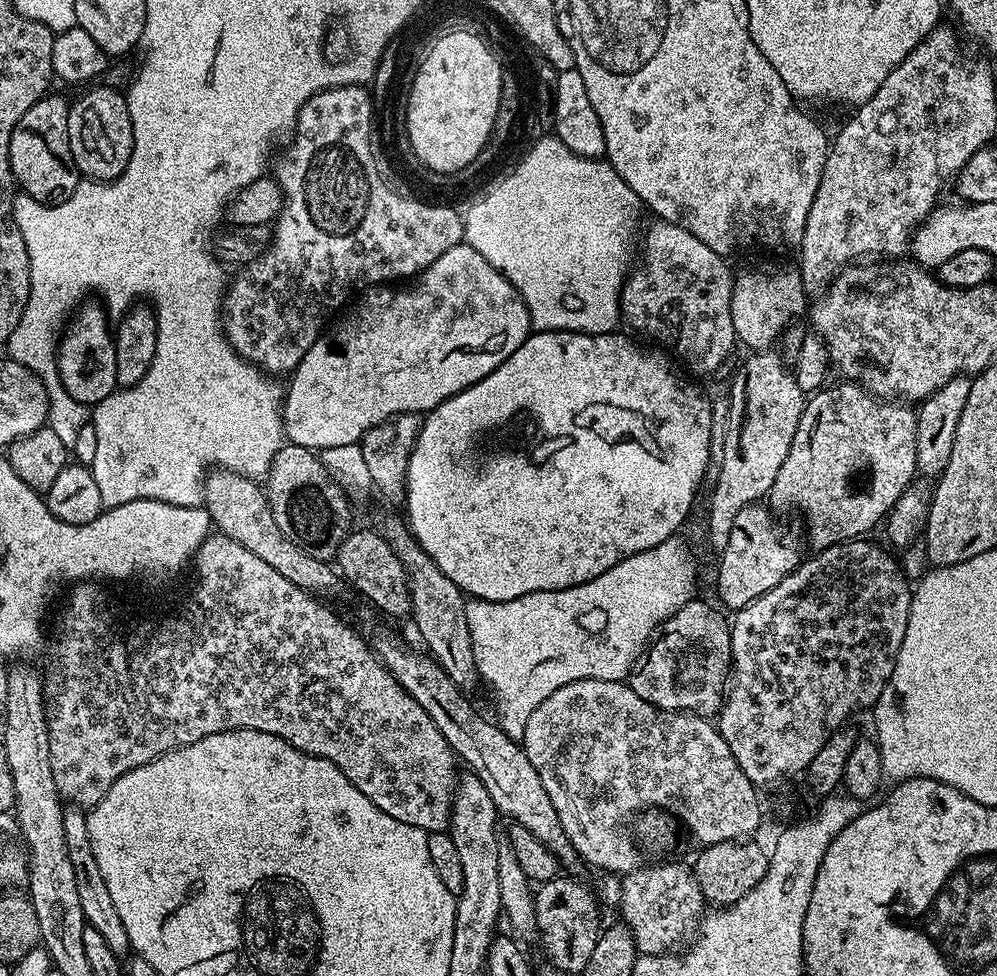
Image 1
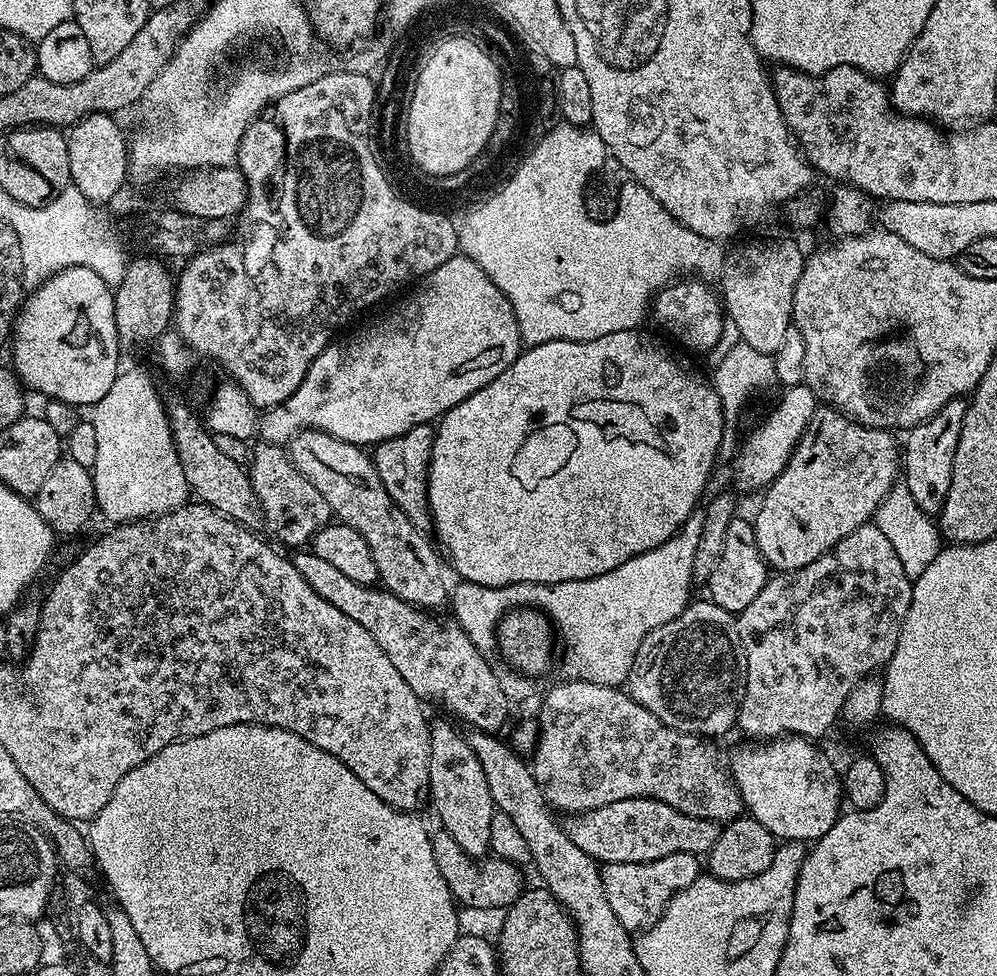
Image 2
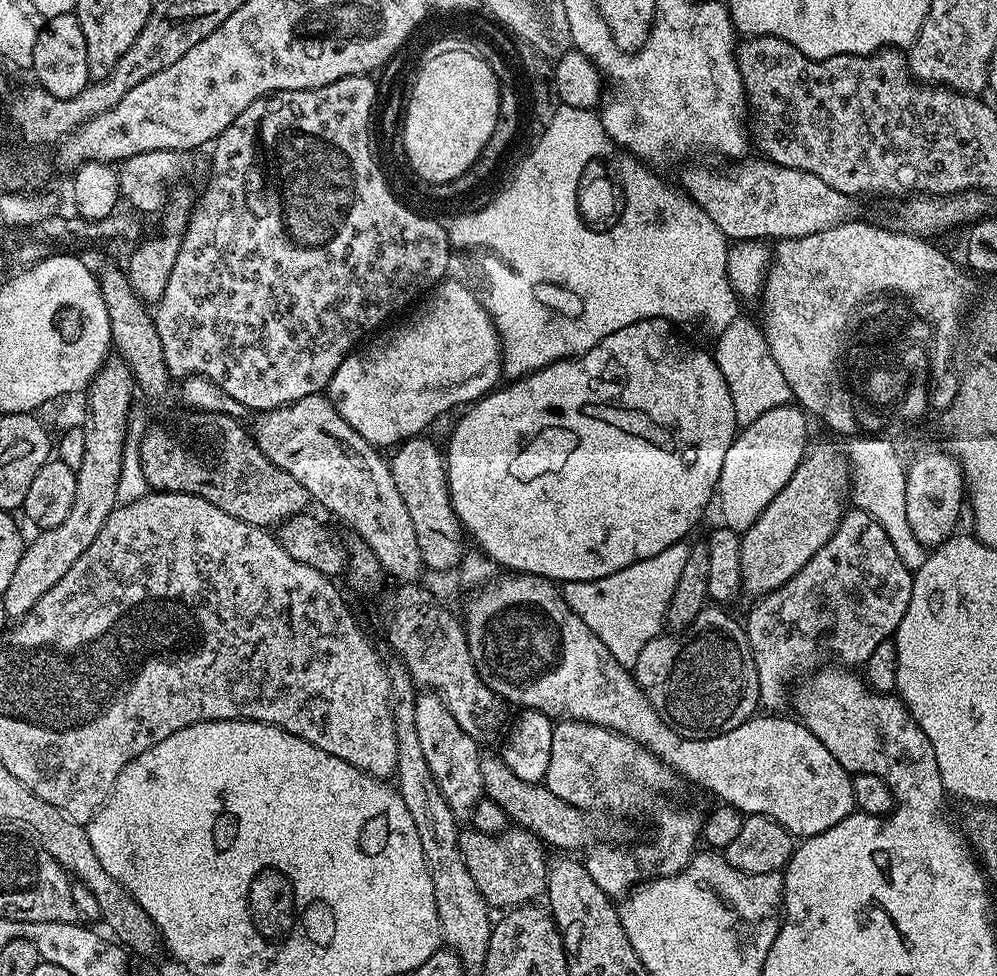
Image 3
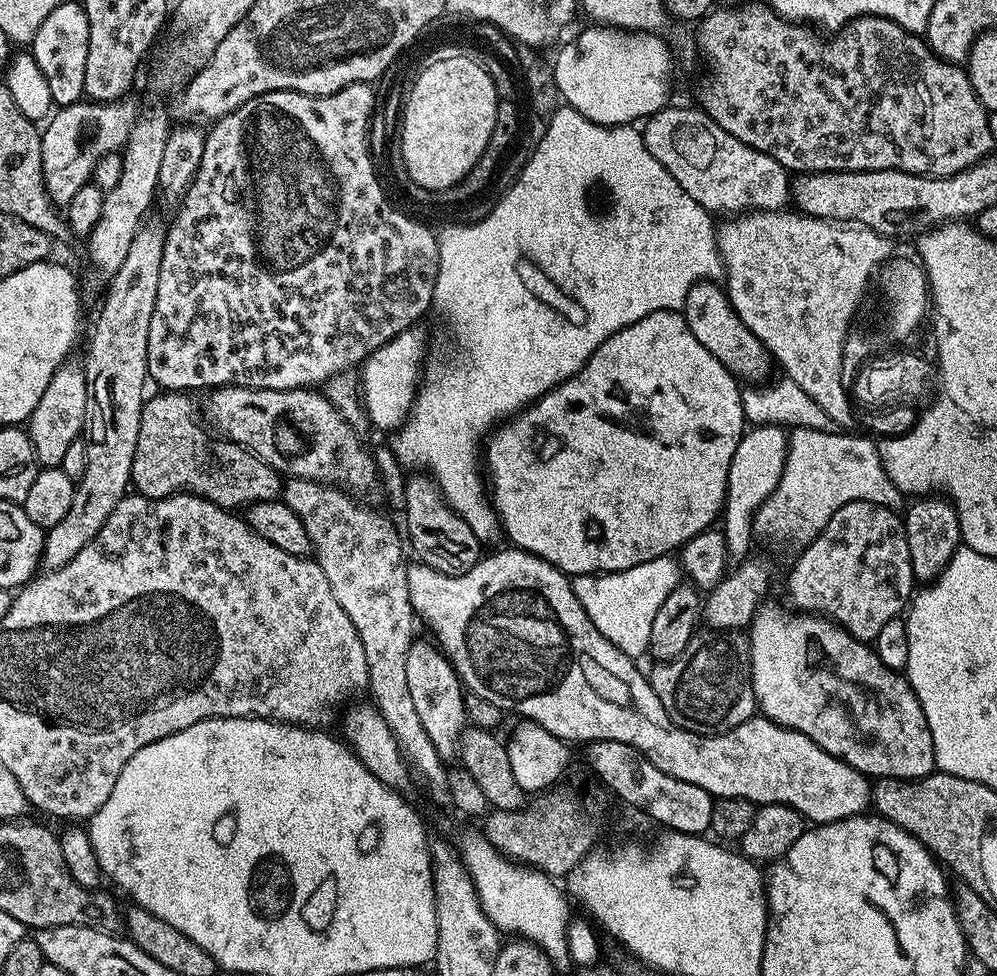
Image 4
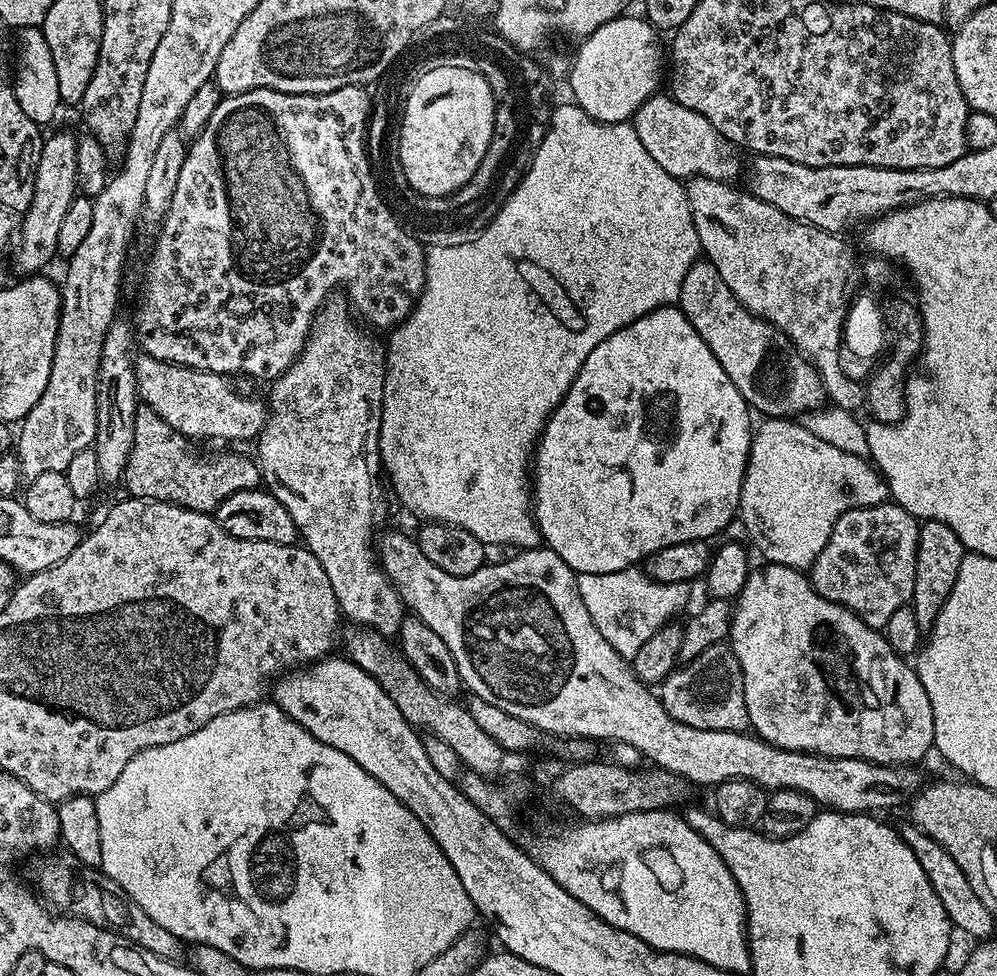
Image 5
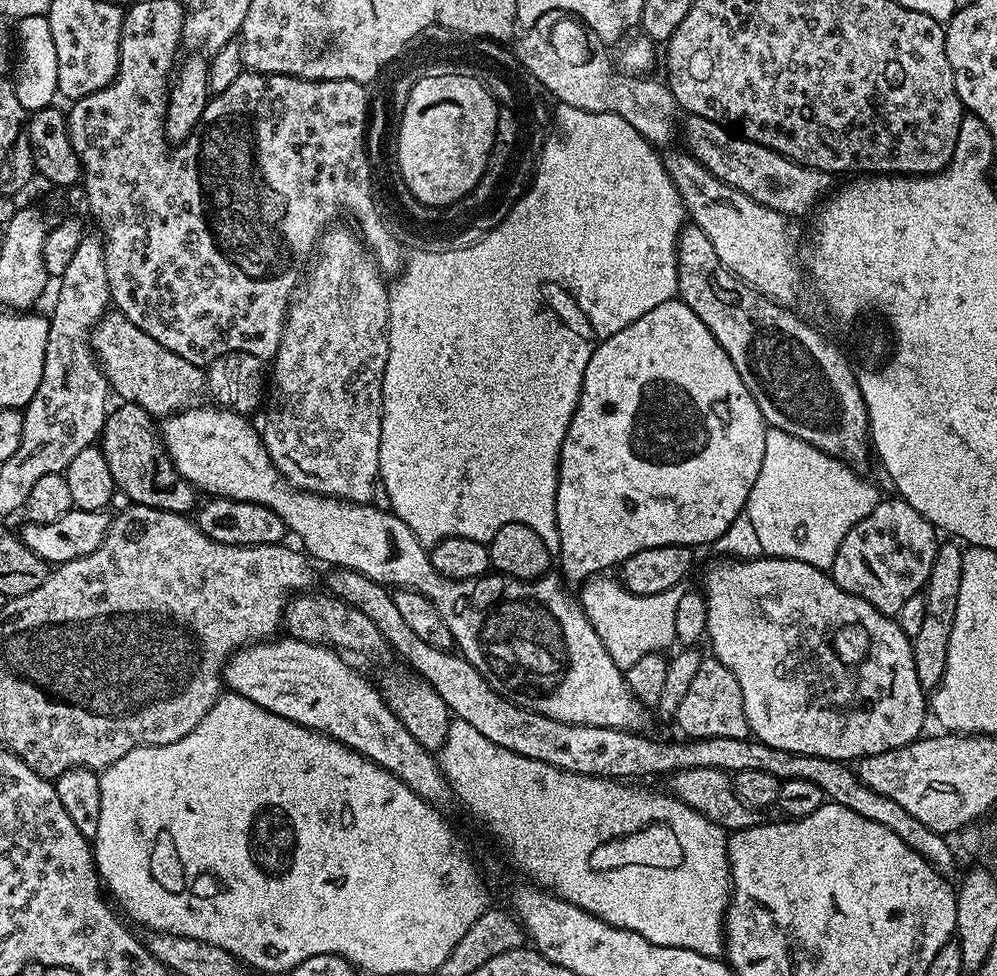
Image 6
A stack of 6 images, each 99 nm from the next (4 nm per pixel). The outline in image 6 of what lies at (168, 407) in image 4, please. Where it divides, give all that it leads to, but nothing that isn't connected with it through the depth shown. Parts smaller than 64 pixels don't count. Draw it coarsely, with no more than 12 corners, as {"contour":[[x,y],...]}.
{"contour":[[120,402],[98,446],[132,504],[188,514],[197,489],[157,421]]}

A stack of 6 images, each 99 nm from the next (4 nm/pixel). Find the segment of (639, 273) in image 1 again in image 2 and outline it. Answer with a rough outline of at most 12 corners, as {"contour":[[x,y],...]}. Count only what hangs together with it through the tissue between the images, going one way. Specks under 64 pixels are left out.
{"contour":[[680,278],[650,312],[677,340],[708,352],[726,313],[717,289]]}

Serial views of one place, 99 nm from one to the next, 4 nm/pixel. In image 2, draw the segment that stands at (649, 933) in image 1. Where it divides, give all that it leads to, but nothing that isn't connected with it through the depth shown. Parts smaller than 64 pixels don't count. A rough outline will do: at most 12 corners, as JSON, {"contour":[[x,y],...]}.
{"contour":[[689,852],[601,867],[606,898],[630,934],[702,875]]}

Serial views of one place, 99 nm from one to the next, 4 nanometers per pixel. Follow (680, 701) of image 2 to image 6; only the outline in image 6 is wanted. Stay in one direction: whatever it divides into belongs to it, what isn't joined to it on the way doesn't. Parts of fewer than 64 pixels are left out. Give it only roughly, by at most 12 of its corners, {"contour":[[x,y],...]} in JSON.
{"contour":[[701,659],[674,723],[685,737],[749,739],[738,678]]}

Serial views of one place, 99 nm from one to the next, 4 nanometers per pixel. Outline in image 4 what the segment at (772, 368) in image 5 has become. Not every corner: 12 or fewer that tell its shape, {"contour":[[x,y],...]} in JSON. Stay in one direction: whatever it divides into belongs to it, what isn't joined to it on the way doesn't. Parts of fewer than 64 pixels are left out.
{"contour":[[719,283],[686,294],[690,334],[741,381],[769,379],[772,355]]}

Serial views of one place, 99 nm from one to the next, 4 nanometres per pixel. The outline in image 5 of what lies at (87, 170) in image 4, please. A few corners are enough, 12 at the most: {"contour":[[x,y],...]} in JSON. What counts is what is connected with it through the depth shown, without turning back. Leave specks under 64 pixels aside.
{"contour":[[77,137],[41,143],[34,196],[12,252],[17,275],[56,256],[78,195]]}

